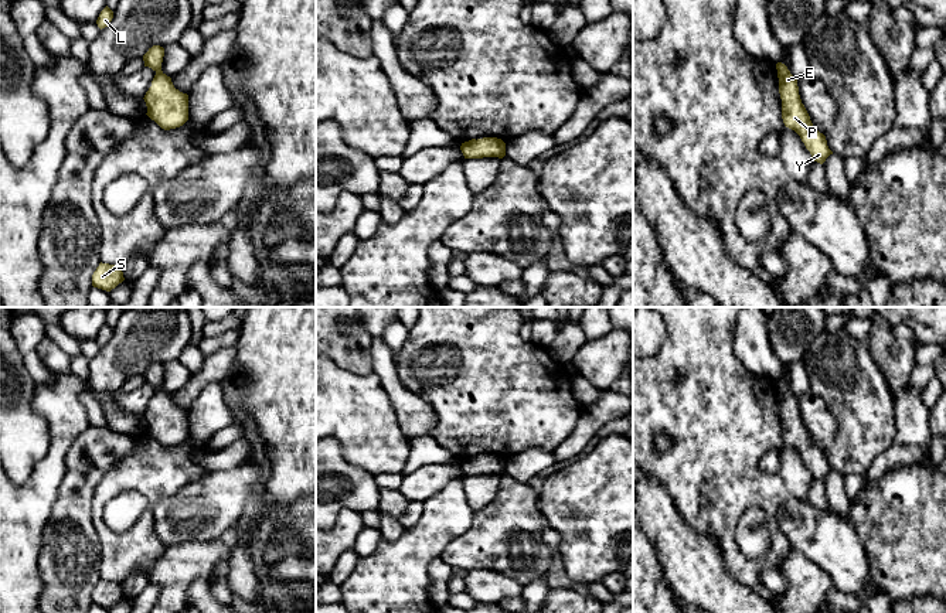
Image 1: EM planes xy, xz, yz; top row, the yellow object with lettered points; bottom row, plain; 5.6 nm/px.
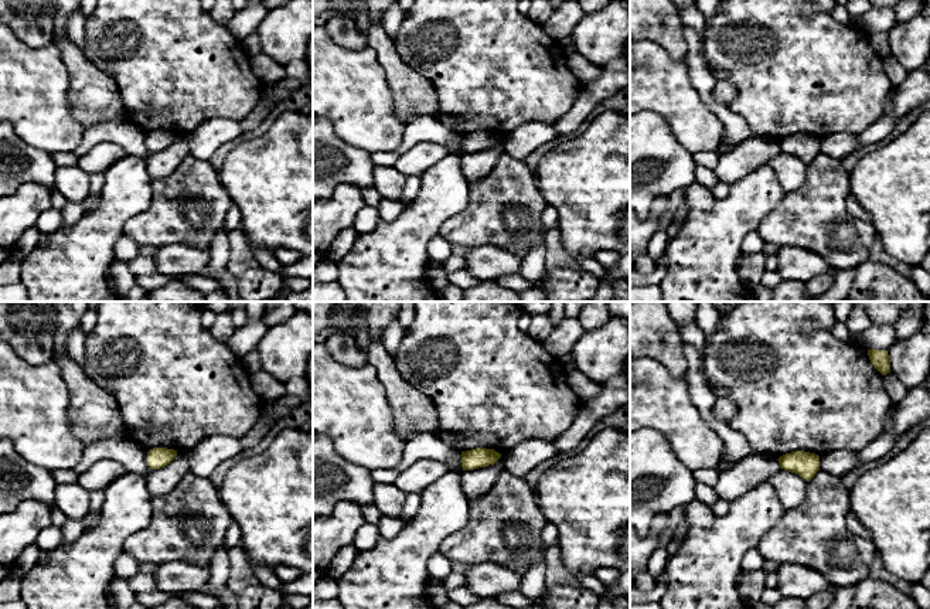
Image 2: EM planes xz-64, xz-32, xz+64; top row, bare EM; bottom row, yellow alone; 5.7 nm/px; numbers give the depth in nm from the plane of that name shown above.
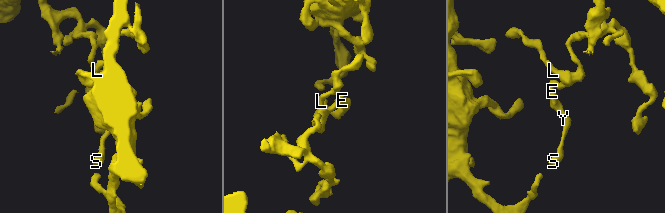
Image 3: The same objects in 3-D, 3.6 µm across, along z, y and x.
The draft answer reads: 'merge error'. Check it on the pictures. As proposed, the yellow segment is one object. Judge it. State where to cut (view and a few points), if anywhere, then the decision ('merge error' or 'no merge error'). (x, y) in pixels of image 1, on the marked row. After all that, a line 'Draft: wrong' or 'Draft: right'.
no cut; no merge error
Draft: wrong

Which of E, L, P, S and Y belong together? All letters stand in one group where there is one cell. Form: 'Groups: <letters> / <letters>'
Groups: E L P S Y

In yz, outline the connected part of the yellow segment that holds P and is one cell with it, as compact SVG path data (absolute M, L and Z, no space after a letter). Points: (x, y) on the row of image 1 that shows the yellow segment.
M782 62L776 64L776 69L783 123L800 136L813 160L823 164L826 159L833 154L827 146L826 136L813 127L810 116L799 95L797 79Z

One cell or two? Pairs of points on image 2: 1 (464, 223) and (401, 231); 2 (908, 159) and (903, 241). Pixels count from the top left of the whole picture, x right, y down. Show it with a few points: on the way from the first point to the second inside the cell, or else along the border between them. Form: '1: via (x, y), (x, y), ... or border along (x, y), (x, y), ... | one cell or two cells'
1: border along (467, 204), (450, 215), (442, 224), (438, 234) | two cells
2: via (908, 179), (908, 221) | one cell

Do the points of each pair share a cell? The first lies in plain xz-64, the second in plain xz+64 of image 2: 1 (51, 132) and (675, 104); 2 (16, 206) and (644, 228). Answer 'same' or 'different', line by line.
1: same
2: same

